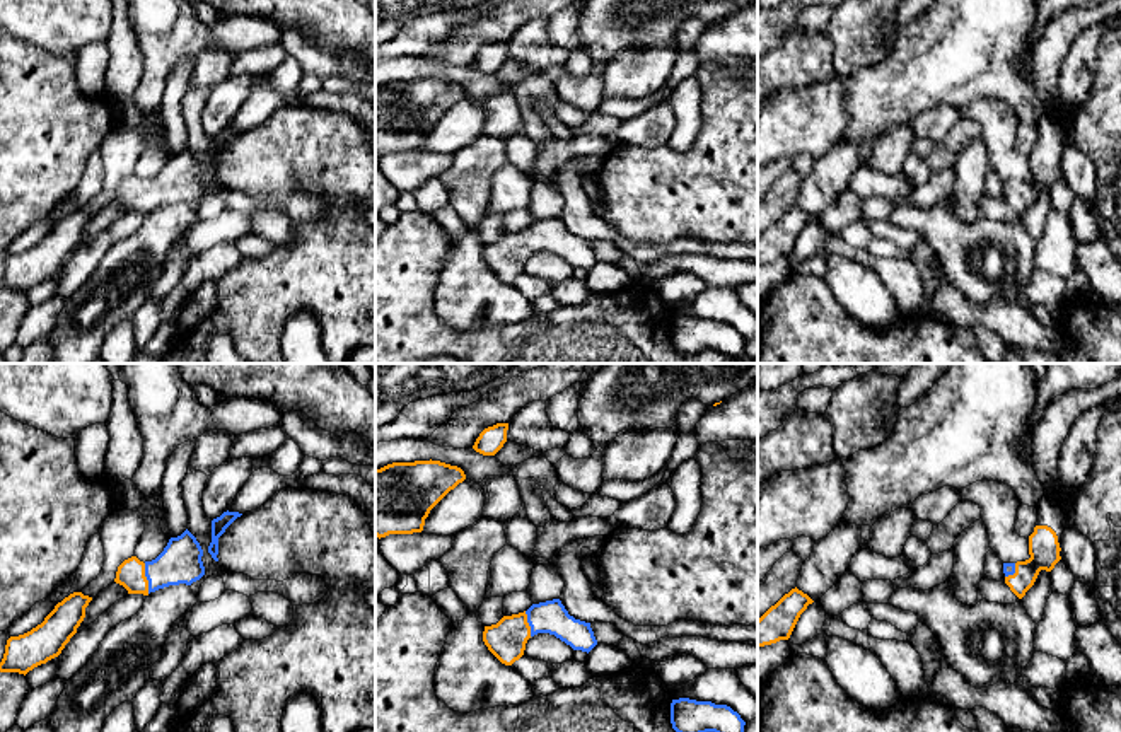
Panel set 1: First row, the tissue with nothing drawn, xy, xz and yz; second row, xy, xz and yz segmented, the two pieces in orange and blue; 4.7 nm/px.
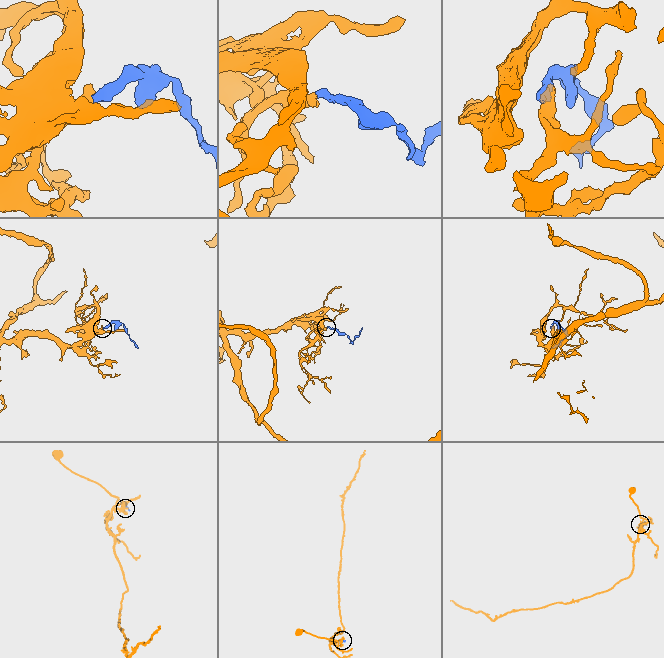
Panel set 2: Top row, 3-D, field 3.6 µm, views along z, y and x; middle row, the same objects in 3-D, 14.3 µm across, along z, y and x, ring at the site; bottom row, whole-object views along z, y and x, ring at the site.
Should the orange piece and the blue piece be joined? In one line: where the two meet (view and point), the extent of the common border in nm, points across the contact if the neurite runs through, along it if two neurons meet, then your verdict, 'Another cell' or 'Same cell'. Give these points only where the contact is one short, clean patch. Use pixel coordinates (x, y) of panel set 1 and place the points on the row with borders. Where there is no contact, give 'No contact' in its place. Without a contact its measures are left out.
Touches orange at xy (145, 579). Shared border 150 nm. Path across: xy (130, 574), (145, 579), (180, 562). Same cell

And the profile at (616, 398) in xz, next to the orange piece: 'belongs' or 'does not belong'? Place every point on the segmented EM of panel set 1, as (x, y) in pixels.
does not belong

